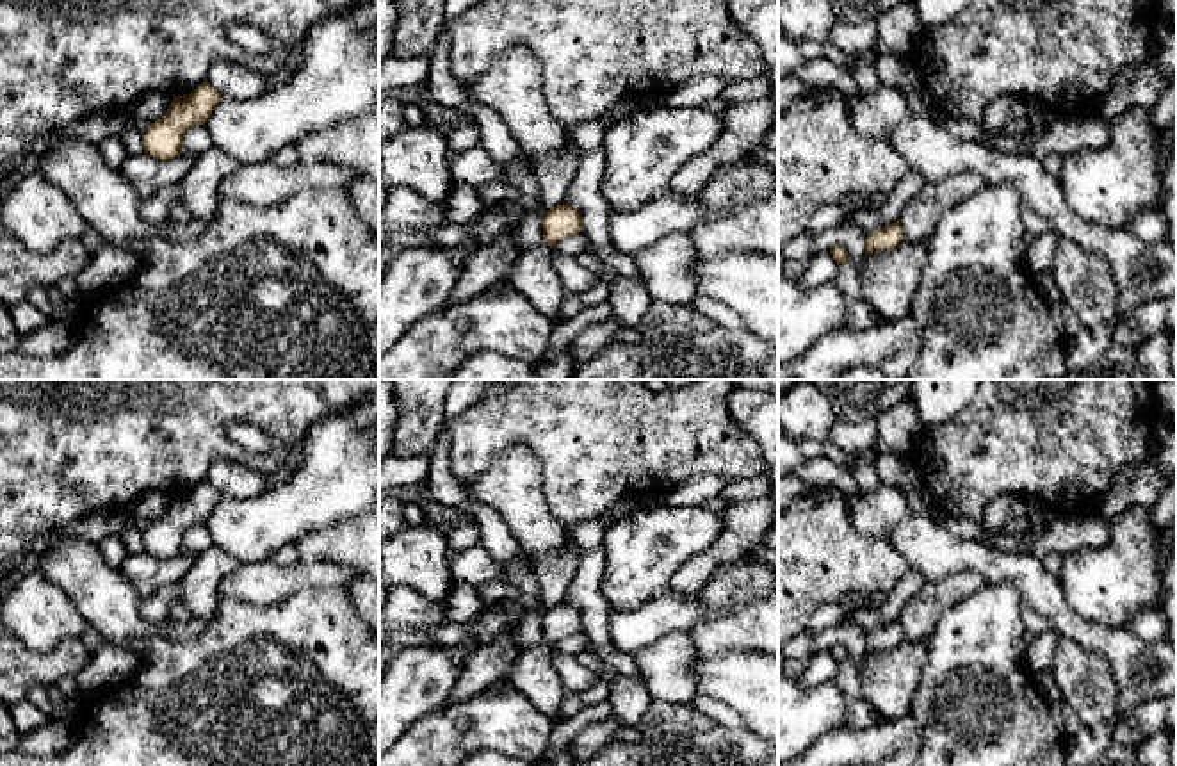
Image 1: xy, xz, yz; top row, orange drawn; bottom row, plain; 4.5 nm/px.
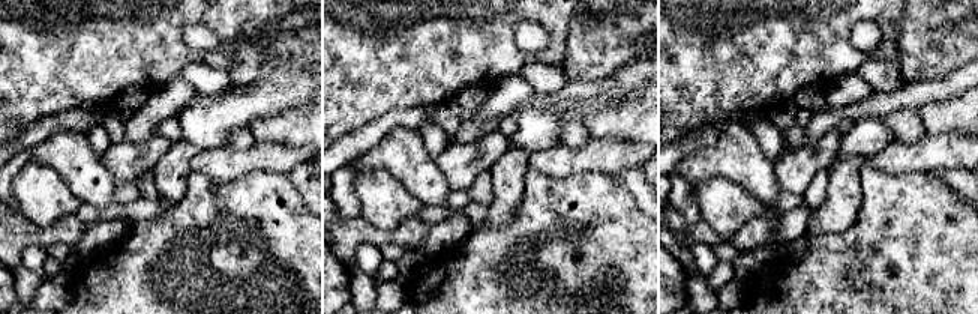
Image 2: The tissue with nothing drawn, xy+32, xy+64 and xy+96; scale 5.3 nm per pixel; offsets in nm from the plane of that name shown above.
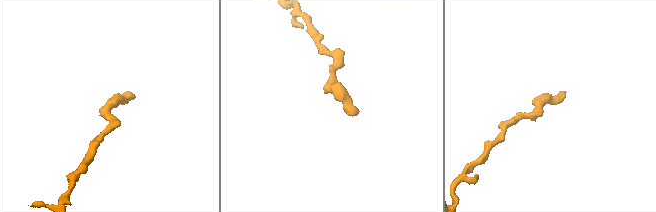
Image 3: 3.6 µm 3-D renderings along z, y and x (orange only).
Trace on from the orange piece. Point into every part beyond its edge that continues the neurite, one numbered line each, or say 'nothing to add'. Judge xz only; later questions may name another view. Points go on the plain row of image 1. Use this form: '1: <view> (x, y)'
1: xz (533, 674)

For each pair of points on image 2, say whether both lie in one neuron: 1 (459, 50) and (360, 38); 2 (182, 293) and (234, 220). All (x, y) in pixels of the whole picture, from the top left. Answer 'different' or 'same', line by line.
1: same
2: same

